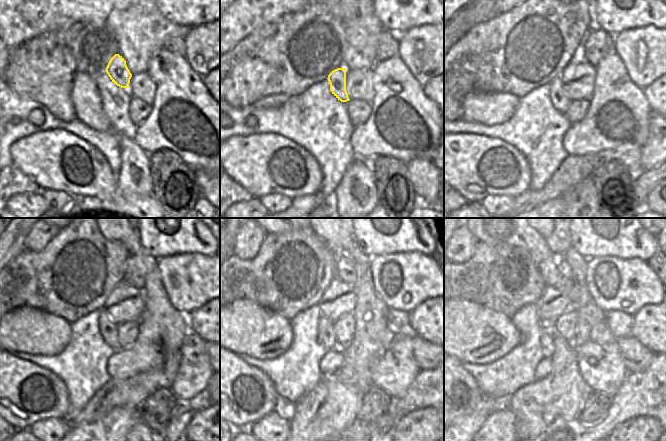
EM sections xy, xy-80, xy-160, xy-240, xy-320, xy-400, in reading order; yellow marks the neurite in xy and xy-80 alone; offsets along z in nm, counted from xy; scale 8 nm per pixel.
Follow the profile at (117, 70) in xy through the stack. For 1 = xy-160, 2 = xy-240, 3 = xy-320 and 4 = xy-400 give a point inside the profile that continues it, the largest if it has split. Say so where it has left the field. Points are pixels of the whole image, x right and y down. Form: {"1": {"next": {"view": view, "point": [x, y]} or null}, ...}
{"1": {"next": {"view": "xy-160", "point": [558, 98]}}, "2": {"next": {"view": "xy-240", "point": [109, 330]}}, "3": {"next": {"view": "xy-320", "point": [326, 338]}}, "4": {"next": {"view": "xy-400", "point": [547, 336]}}}

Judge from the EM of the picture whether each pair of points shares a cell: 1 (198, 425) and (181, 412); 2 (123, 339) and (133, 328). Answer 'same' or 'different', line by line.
1: different
2: same

